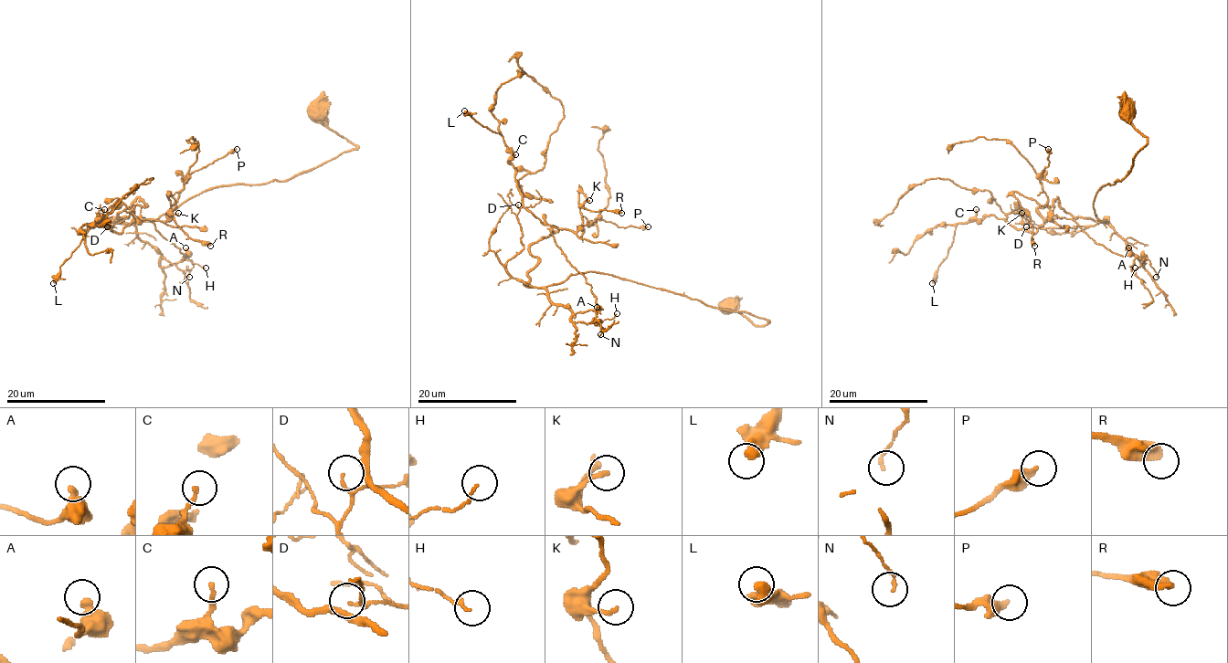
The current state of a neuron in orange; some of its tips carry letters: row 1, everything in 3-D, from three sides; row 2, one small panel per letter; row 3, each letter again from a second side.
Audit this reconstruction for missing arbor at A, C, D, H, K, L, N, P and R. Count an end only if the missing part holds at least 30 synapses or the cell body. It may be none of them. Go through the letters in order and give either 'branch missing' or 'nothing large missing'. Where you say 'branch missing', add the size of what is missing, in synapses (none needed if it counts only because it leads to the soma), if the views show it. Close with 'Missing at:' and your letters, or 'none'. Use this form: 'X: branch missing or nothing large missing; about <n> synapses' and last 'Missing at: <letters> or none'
A: nothing large missing
C: nothing large missing
D: nothing large missing
H: nothing large missing
K: nothing large missing
L: nothing large missing
N: nothing large missing
P: nothing large missing
R: nothing large missing
Missing at: none

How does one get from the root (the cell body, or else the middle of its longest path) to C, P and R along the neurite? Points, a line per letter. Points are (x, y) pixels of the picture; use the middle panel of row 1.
C: (732, 307), (767, 322), (610, 274), (539, 288), (514, 278), (505, 264), (523, 247), (515, 154)
P: (732, 307), (767, 322), (603, 272), (529, 284), (538, 261), (529, 247), (554, 227), (648, 226)
R: (732, 307), (767, 322), (603, 272), (529, 284), (529, 247), (580, 227), (580, 192), (584, 208), (621, 213)

